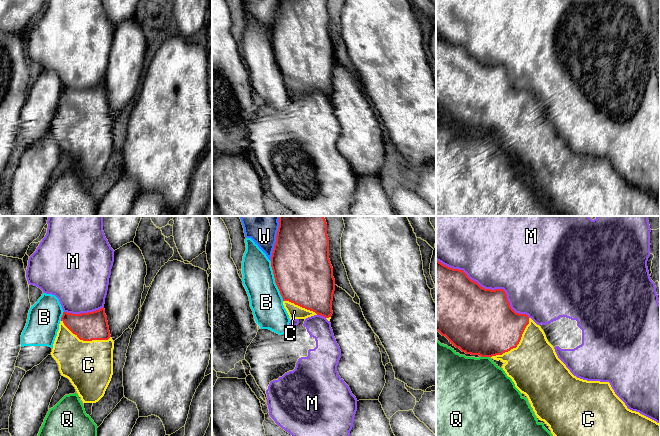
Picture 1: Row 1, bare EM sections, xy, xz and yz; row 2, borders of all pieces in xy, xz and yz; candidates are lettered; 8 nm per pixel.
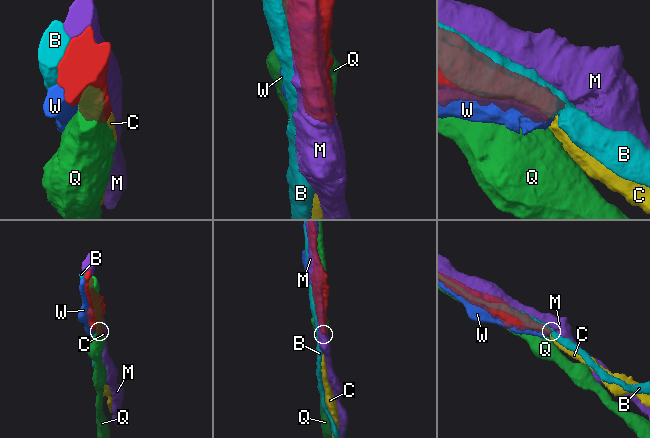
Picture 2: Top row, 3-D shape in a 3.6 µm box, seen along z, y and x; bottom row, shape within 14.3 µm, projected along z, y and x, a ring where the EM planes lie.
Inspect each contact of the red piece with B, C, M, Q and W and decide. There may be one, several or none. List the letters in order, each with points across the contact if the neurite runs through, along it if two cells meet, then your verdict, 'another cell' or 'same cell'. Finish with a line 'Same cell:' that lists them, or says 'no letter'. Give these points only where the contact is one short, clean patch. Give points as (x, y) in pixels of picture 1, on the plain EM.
B: another cell
C: same cell
M: another cell
Q: another cell
W: another cell
Same cell: C

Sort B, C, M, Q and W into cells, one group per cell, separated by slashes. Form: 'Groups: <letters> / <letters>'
Groups: B / C / M / Q / W

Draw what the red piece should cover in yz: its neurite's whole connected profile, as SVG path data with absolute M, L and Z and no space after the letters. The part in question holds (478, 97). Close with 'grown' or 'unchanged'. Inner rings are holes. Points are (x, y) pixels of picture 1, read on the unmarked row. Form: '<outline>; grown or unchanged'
M436 36L436 107L445 112L449 118L462 128L481 133L491 133L503 138L503 146L512 155L515 163L529 176L537 194L544 197L557 216L660 216L660 200L656 197L632 187L615 170L609 158L587 157L574 152L566 141L558 134L554 123L548 118L544 107L526 90L516 89L510 82L507 70L503 65L485 65L471 56L463 46L450 44Z; grown

